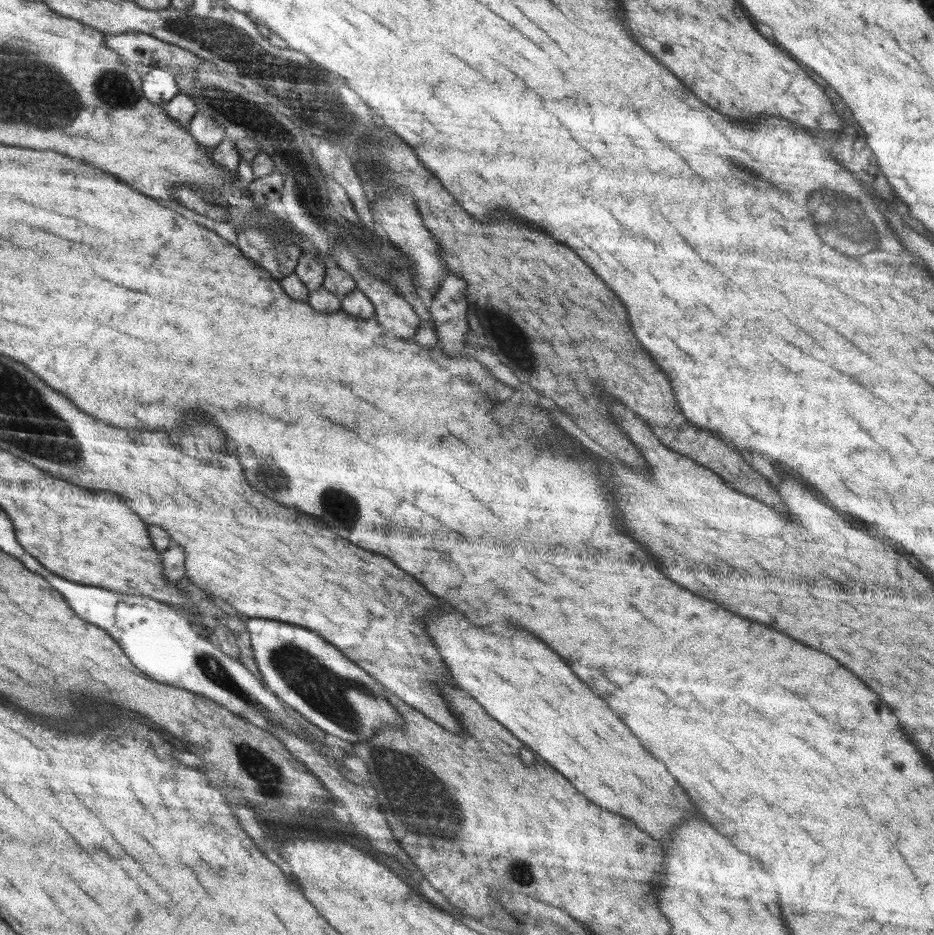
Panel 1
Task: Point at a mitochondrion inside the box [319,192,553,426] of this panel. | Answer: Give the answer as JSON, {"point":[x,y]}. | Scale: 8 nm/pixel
{"point":[513,342]}

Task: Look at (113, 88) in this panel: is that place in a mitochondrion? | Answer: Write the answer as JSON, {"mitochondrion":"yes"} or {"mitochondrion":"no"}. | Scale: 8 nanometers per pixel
{"mitochondrion":"yes"}

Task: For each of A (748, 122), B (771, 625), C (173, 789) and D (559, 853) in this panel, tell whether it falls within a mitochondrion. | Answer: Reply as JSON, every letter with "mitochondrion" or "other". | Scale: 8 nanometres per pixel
{"A":"other","B":"other","C":"other","D":"other"}

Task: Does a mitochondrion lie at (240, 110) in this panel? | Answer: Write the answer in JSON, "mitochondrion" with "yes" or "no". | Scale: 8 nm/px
{"mitochondrion":"yes"}

